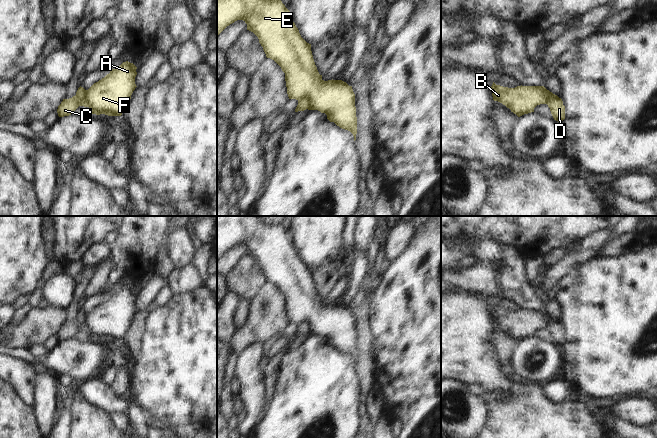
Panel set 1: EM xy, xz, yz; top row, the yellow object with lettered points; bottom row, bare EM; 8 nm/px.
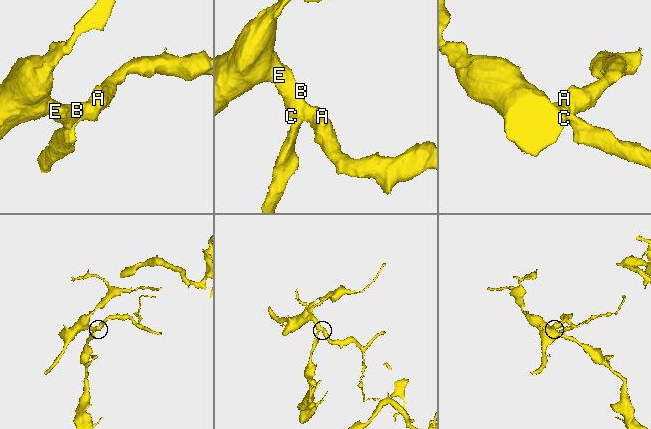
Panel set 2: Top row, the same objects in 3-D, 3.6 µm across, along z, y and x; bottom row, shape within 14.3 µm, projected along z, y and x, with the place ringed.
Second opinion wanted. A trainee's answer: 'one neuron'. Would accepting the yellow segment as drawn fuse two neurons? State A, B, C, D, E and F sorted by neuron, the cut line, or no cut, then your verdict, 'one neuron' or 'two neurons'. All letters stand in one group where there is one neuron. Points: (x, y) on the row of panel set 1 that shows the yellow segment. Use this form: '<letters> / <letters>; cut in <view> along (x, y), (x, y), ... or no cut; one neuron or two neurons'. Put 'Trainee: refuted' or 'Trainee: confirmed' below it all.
A B C E F / D; cut in xy along (84, 90), (84, 101), (93, 113); two neurons
Trainee: refuted

